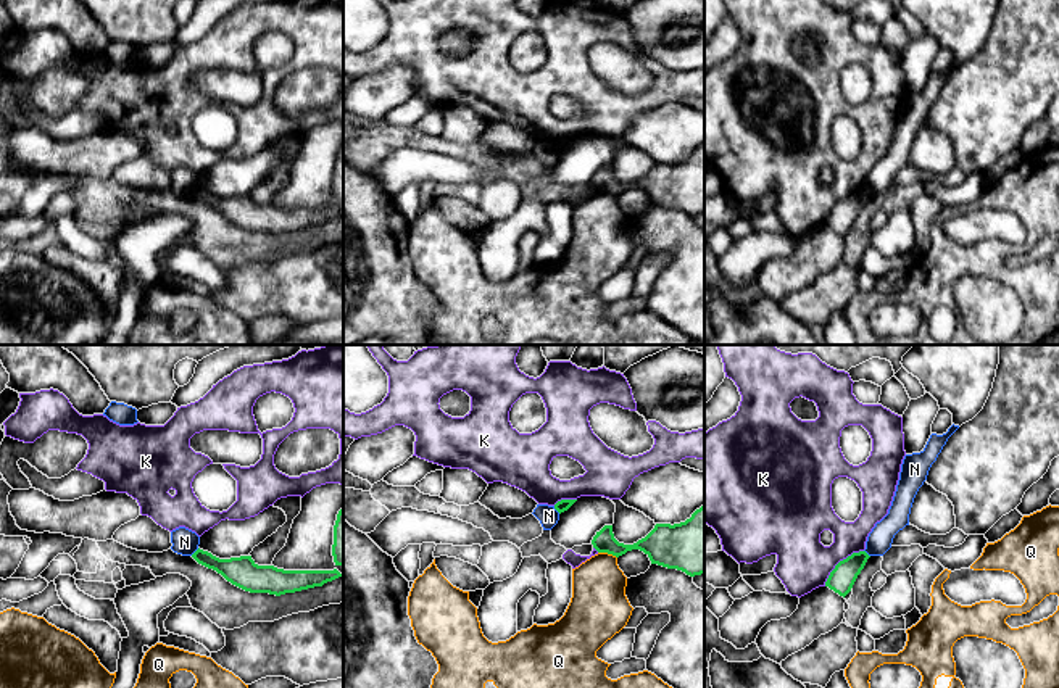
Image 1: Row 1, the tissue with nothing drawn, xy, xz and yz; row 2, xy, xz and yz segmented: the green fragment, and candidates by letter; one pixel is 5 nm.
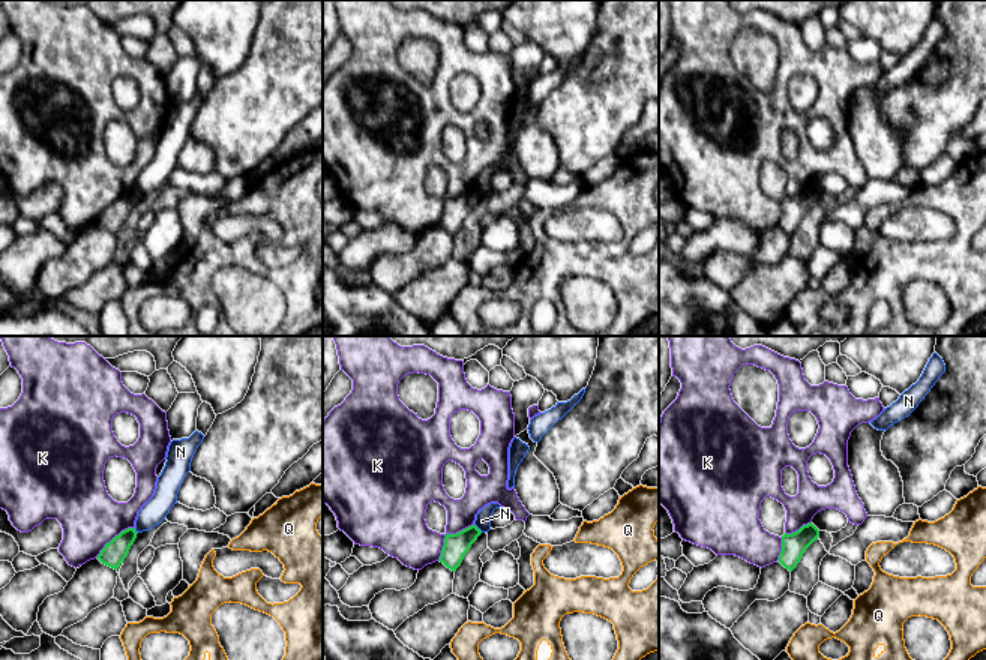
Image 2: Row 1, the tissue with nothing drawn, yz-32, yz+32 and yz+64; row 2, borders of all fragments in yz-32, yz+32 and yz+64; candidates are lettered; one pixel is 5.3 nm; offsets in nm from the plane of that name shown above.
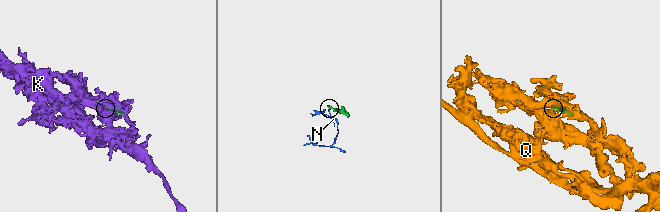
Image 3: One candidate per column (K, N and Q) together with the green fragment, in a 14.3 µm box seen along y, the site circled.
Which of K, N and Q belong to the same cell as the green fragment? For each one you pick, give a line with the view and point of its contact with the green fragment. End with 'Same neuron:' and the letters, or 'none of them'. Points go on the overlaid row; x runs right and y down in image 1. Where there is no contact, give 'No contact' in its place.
Same neuron: none of them

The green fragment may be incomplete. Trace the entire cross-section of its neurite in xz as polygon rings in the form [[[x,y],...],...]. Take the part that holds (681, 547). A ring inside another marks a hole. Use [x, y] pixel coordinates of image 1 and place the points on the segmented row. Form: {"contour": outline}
{"contour": [[[704,506],[680,524],[656,524],[654,528],[633,545],[619,543],[613,525],[604,525],[592,540],[598,553],[616,557],[632,549],[643,551],[651,564],[677,569],[690,577],[704,574]]]}

